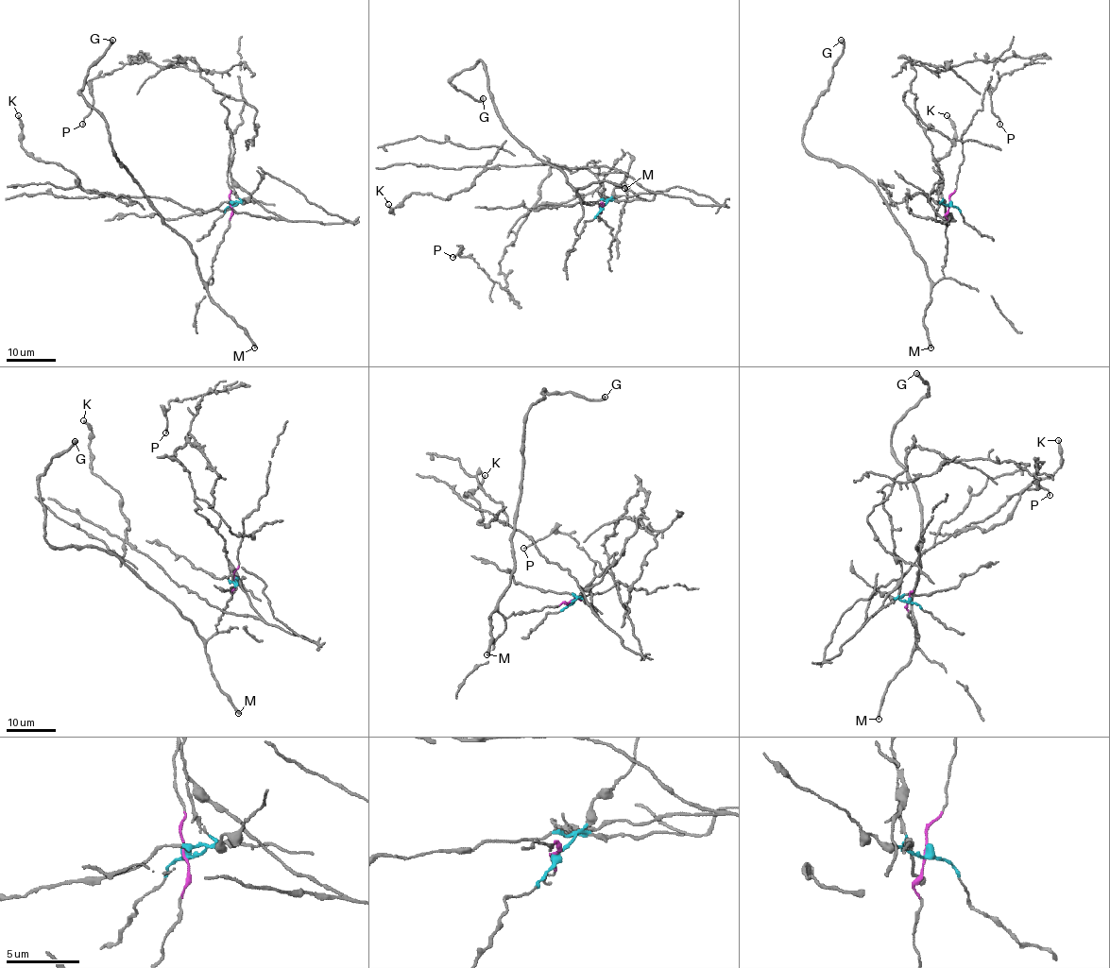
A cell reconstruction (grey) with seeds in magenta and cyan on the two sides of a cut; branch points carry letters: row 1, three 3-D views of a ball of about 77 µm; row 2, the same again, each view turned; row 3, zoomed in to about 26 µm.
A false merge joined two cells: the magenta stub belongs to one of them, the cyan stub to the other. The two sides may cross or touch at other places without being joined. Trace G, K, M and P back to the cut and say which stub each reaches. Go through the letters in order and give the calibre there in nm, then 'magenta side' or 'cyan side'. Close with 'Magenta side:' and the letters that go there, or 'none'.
G: calibre 480 nm; magenta side
K: calibre 180 nm; cyan side
M: calibre 300 nm; magenta side
P: calibre 140 nm; cyan side
Magenta side: G, M

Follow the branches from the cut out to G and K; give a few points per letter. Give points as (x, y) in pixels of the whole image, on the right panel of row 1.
G: (949, 205), (945, 276), (934, 283), (871, 182), (805, 148), (804, 125), (828, 86), (841, 40)
K: (949, 205), (941, 186), (933, 219), (914, 215), (907, 199), (937, 189), (935, 161), (955, 129), (947, 116)

